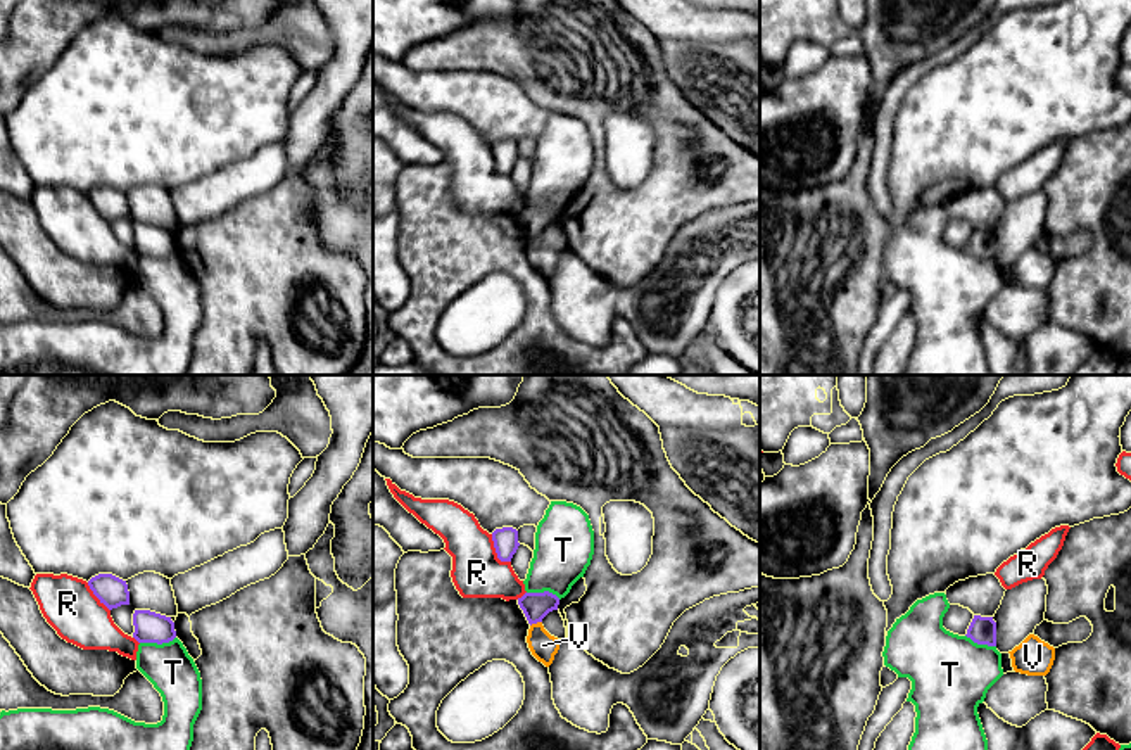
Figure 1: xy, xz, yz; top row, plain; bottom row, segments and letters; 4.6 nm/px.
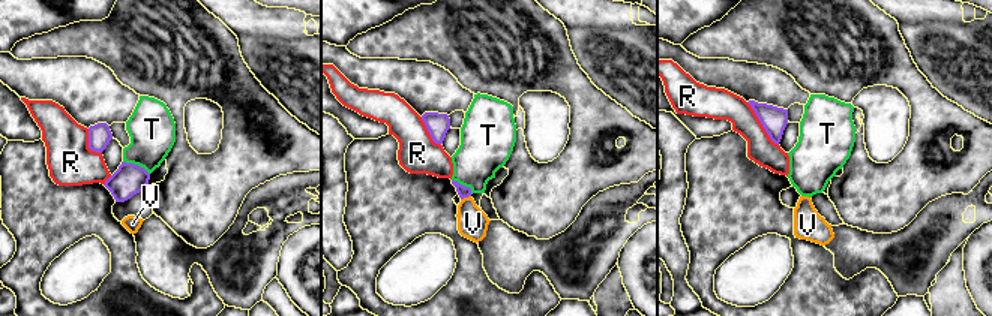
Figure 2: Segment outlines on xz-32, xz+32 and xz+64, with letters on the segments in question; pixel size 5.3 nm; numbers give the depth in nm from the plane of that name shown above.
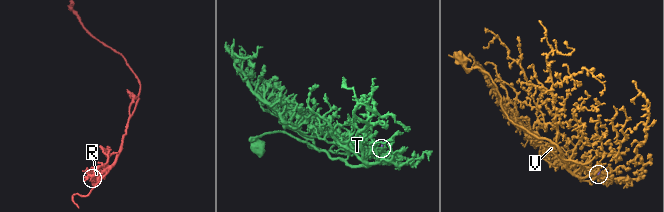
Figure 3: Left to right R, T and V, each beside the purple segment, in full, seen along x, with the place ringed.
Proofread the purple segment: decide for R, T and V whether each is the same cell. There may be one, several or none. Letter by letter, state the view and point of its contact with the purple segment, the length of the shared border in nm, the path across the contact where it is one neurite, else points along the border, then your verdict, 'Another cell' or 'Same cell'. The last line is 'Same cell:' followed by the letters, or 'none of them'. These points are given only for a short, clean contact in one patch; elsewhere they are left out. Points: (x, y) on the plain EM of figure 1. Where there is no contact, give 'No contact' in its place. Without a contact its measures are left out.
R: Touches purple at xz (496, 165). Shared border 160 nm. Another cell
T: Touches purple at xy (157, 256). Shared border 170 nm. Boundary: xy (175, 249), (164, 256), (140, 256). Another cell
V: Touches purple at xz (536, 235). Shared border 60 nm. Boundary: xz (541, 234), (530, 239). Another cell
Same cell: none of them

